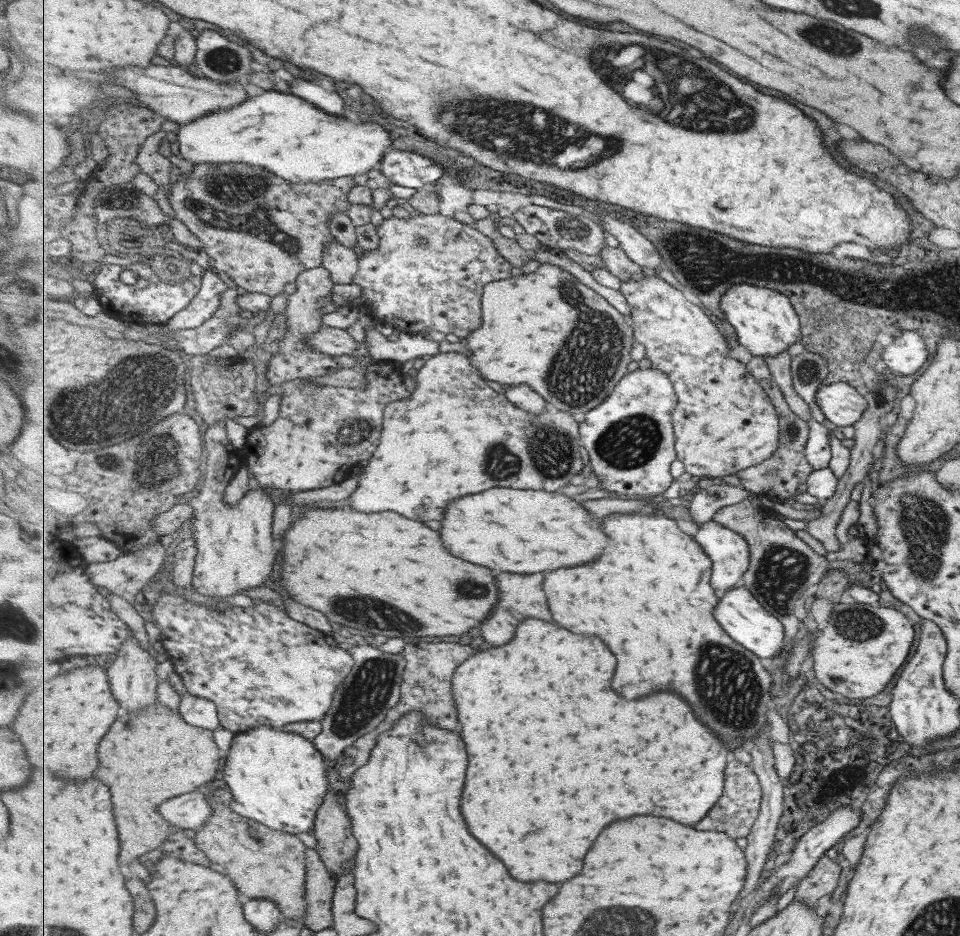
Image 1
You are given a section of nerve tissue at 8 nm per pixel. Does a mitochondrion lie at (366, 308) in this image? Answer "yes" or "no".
no

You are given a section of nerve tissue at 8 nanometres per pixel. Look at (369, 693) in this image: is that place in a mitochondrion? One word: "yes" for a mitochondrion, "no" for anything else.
yes

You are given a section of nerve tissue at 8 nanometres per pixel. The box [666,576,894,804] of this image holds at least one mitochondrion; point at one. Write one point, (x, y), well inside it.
(729, 692)

